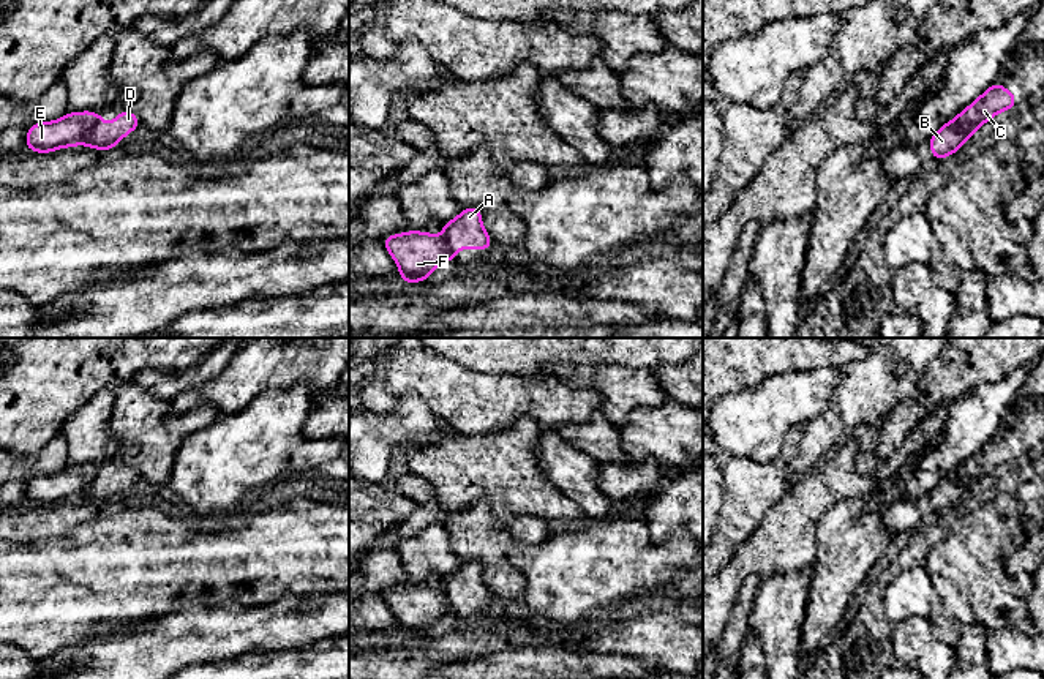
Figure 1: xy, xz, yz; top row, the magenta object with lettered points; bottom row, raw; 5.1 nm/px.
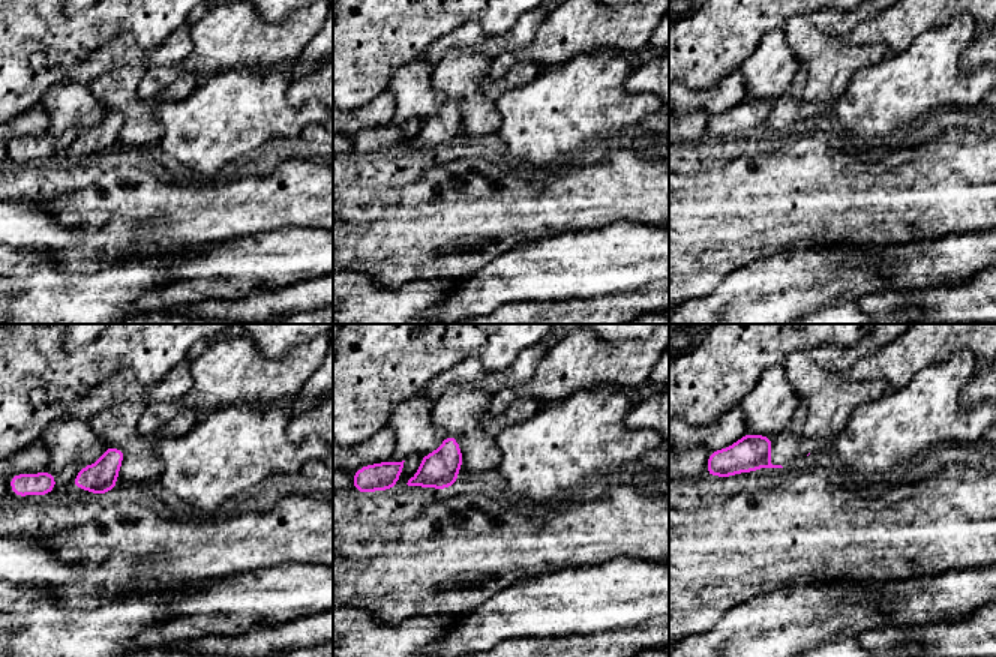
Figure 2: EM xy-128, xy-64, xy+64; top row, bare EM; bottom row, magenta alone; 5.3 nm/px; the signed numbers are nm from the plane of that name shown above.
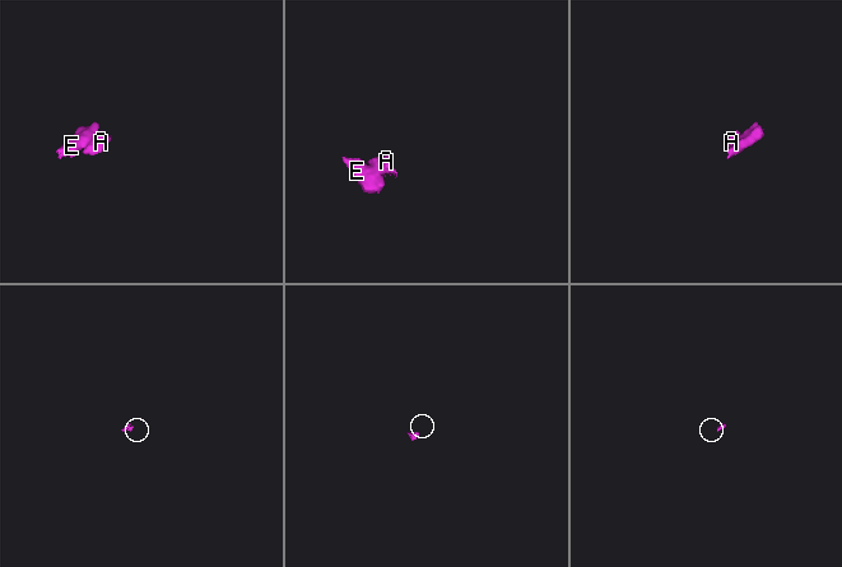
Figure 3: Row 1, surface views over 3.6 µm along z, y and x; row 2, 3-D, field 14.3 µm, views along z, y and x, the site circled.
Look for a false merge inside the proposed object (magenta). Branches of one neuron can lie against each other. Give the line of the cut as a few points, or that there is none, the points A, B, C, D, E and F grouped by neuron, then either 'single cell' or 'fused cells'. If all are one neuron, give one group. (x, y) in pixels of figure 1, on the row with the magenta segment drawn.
cut xy (98, 114), (89, 135), (79, 144); groups A B D / C E F; fused cells

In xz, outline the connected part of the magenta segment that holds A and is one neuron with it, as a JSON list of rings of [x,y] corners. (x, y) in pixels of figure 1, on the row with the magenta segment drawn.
[[[477,207],[461,208],[455,219],[442,223],[442,237],[450,249],[450,259],[458,262],[456,249],[491,249],[493,240],[482,223],[483,210]]]

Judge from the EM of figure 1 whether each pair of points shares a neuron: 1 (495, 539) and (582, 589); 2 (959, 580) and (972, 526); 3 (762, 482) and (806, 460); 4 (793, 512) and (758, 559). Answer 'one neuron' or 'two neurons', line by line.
1: two neurons
2: one neuron
3: two neurons
4: one neuron

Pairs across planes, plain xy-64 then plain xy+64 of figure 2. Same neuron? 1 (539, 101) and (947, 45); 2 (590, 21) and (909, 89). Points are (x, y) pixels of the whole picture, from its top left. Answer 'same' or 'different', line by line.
1: same
2: different

